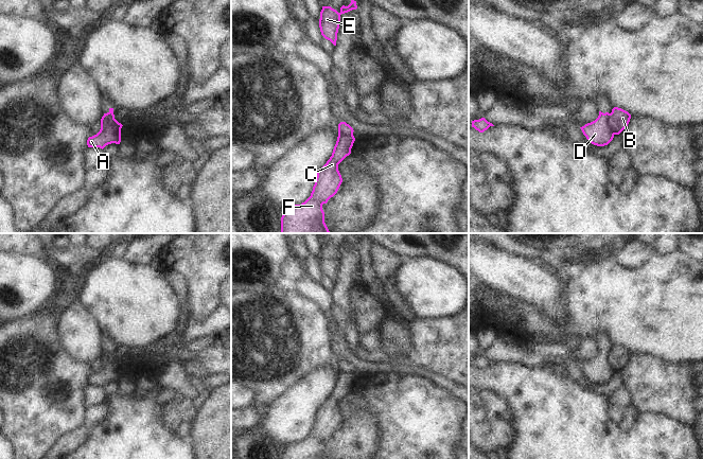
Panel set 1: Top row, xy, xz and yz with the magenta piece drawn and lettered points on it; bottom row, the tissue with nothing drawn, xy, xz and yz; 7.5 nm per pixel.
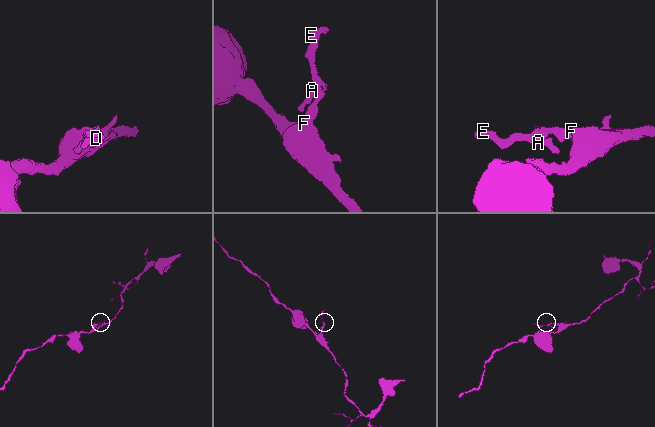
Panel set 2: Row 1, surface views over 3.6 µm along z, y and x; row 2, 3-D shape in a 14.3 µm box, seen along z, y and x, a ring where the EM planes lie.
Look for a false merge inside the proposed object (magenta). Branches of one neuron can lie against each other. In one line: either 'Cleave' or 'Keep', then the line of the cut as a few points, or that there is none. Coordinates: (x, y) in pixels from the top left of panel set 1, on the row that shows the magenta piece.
Cleave. Split along xy (113, 117), (109, 124), (101, 126)

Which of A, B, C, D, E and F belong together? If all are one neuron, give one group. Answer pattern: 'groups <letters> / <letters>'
groups A D E / B C F

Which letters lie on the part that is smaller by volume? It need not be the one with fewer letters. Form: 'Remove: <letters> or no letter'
Remove: A, D, E

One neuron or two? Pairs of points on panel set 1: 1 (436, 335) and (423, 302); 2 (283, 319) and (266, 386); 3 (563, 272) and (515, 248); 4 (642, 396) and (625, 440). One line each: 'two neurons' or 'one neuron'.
1: two neurons
2: one neuron
3: one neuron
4: two neurons

